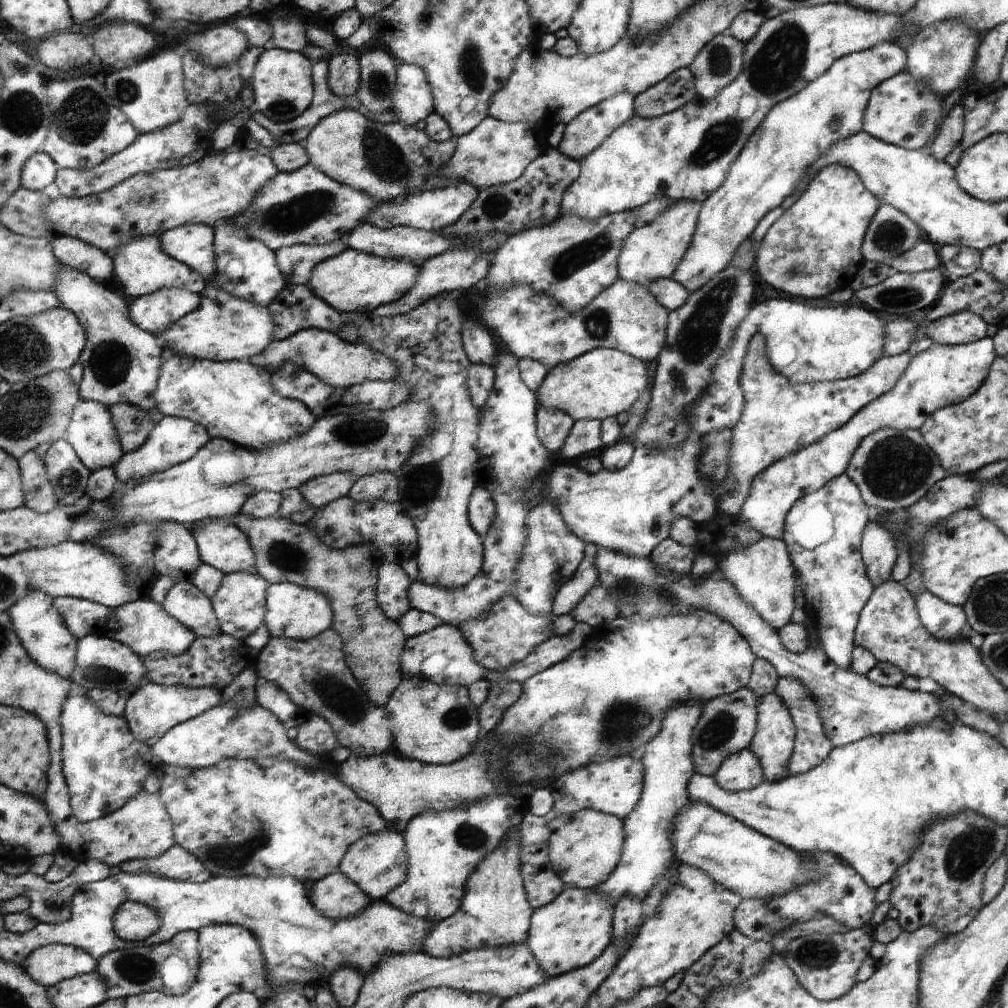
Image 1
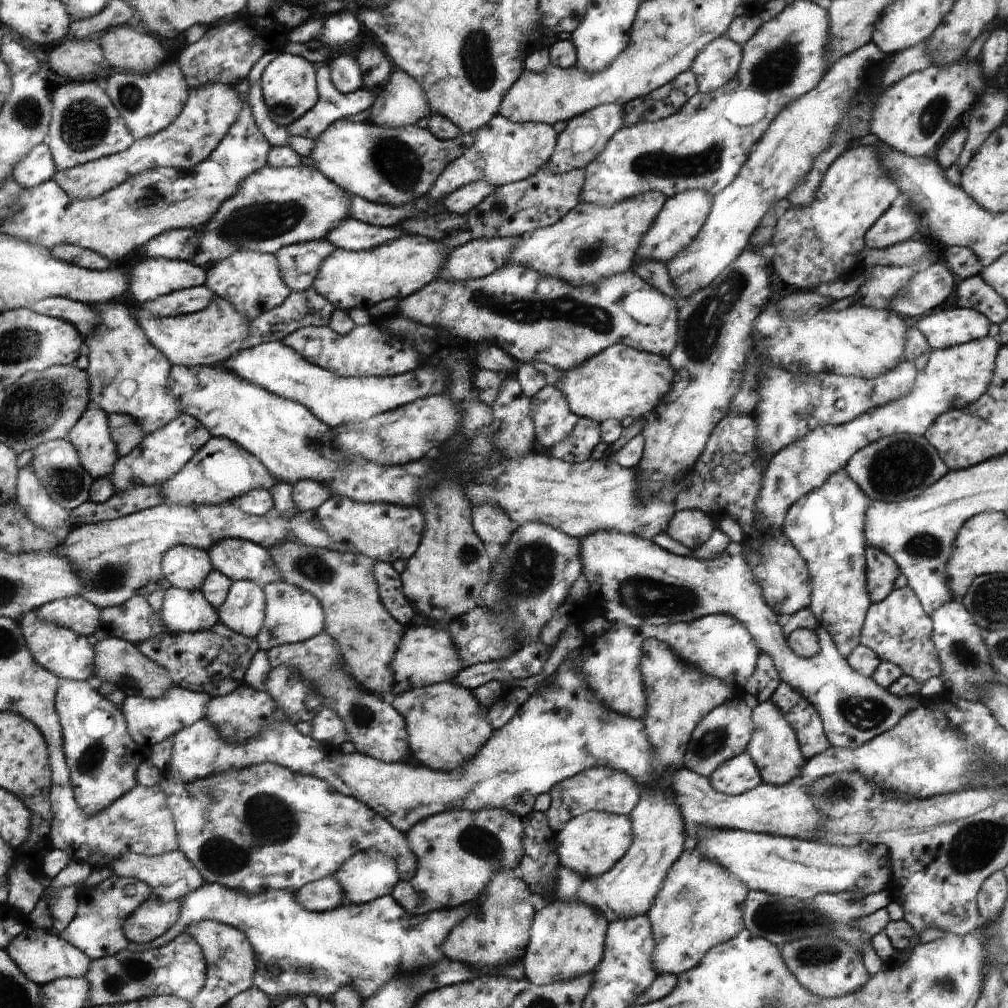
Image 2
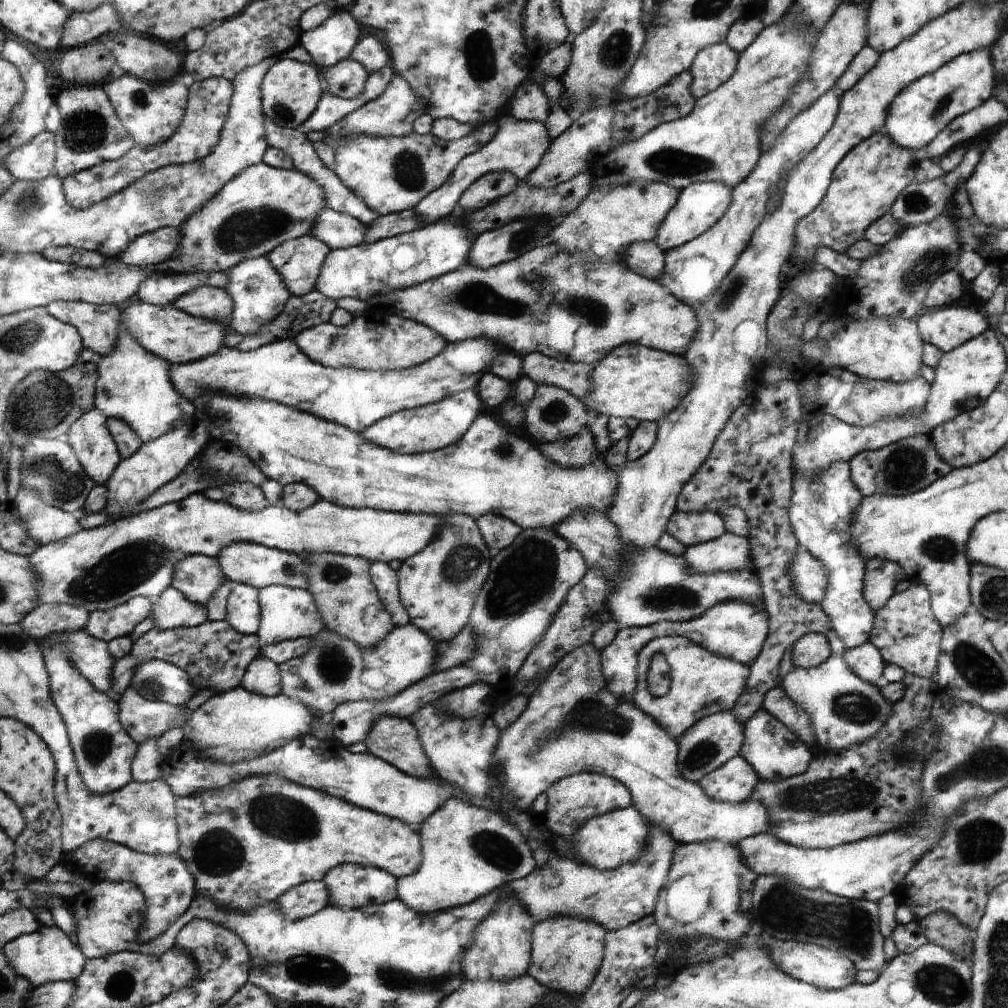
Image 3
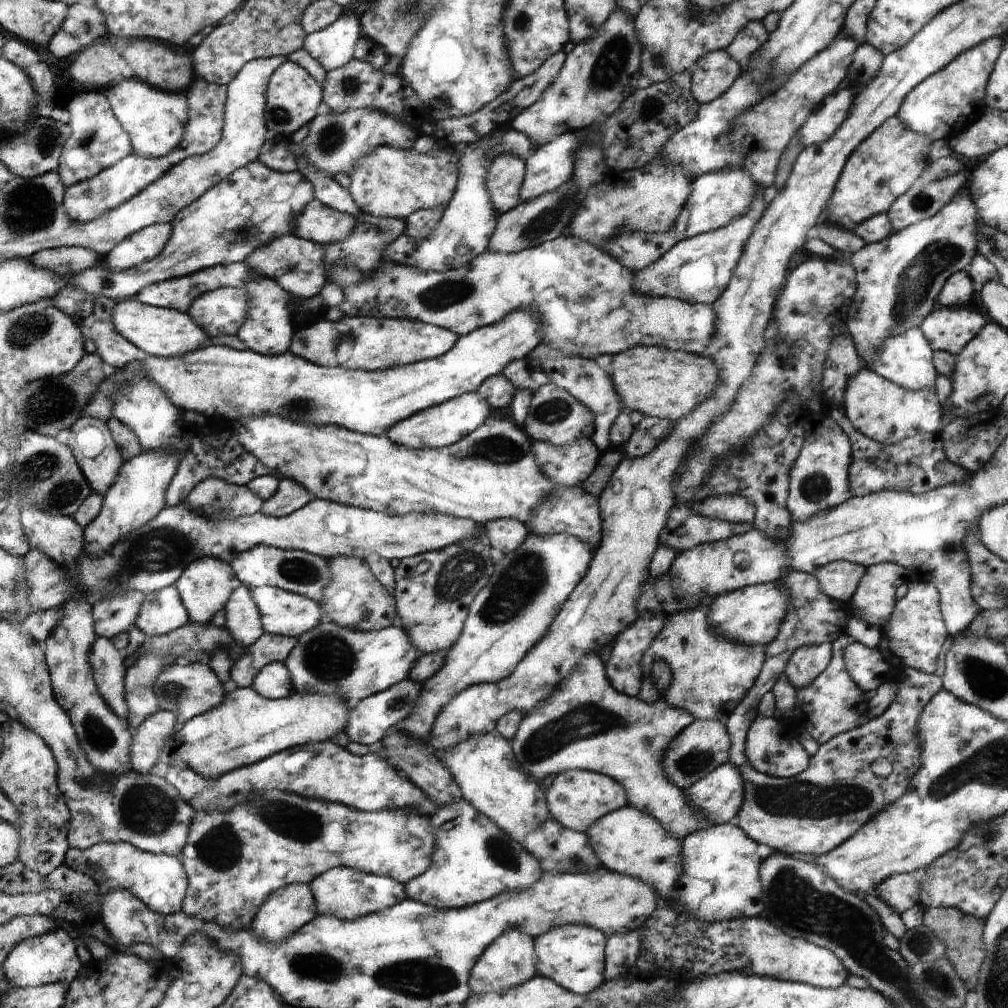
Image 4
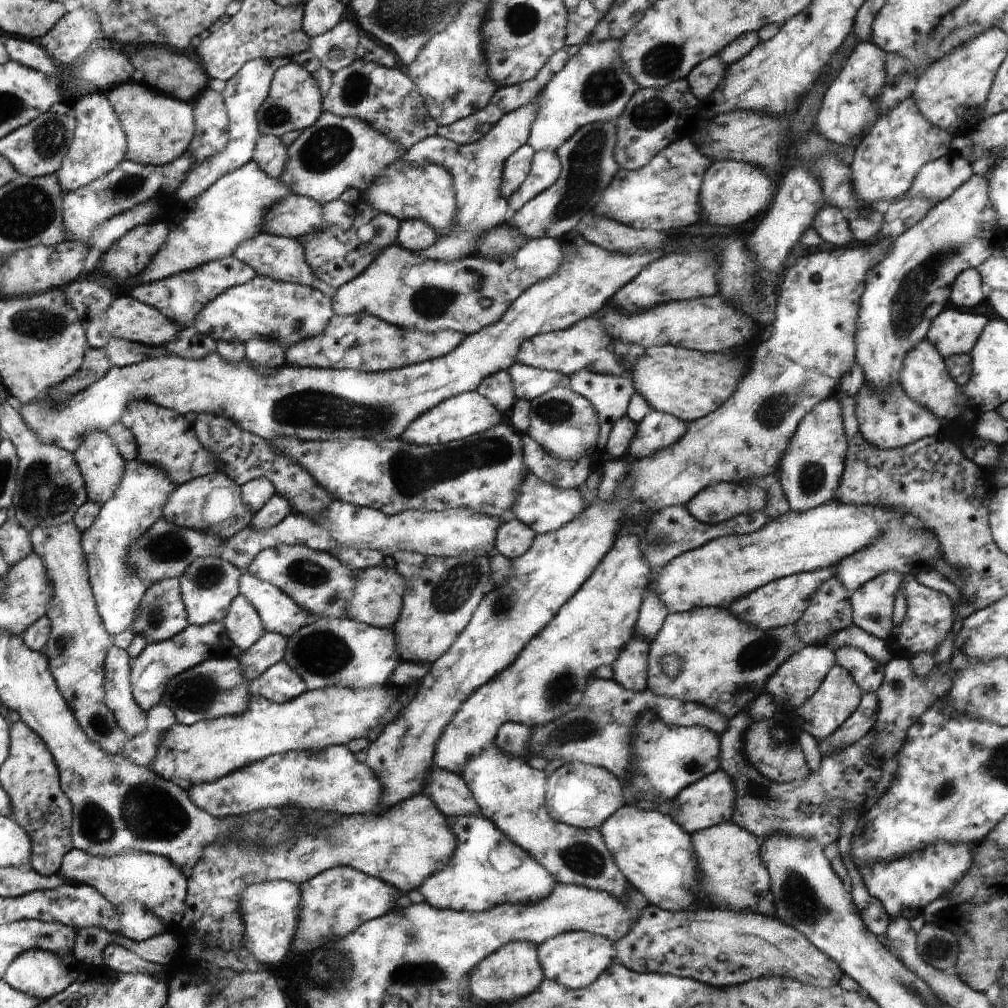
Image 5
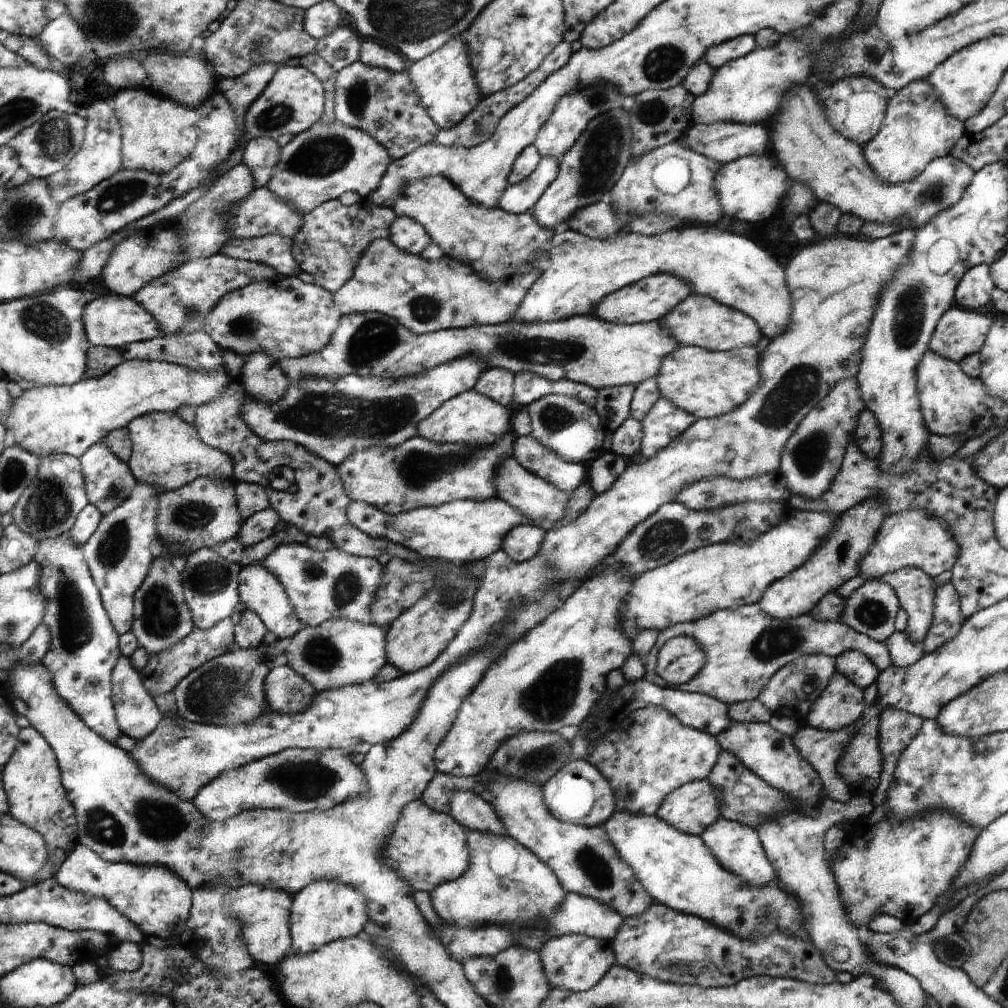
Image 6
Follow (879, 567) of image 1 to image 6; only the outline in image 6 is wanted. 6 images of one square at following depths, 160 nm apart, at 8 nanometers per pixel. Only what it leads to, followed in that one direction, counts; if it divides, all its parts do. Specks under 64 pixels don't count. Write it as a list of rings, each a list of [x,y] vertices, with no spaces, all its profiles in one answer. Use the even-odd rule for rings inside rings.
[[[886,580],[865,581],[846,599],[842,621],[871,640],[887,642],[896,632],[894,618],[898,612],[897,593]]]

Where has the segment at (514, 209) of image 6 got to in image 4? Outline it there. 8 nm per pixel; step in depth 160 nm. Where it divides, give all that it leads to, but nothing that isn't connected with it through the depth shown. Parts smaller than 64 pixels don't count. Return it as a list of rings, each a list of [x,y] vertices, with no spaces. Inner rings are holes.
[[[565,132],[552,143],[538,147],[526,161],[520,202],[536,199],[565,183],[572,176],[573,152],[579,146],[575,132]]]

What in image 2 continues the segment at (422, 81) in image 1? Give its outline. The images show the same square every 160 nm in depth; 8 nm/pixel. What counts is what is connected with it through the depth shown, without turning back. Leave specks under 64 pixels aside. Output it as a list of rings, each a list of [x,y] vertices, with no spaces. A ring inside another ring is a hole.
[[[398,69],[389,80],[388,86],[375,98],[374,104],[367,110],[368,116],[365,122],[379,127],[410,127],[418,120],[432,114],[427,103],[422,87],[411,77]]]

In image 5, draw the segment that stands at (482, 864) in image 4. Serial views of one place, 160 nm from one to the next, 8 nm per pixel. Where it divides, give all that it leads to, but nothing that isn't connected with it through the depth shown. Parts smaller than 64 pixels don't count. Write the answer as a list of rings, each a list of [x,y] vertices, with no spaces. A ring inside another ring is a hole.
[[[464,814],[461,816],[450,816],[448,818],[450,832],[457,838],[457,848],[450,856],[450,862],[434,872],[429,879],[417,889],[425,896],[425,903],[433,908],[450,908],[454,911],[485,912],[498,904],[536,904],[550,896],[556,881],[545,868],[542,868],[536,858],[529,856],[524,849],[513,844],[492,821],[477,814]]]

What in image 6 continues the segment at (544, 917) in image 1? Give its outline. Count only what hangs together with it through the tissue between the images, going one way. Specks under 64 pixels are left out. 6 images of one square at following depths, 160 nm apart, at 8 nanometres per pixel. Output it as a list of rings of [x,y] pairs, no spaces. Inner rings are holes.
[[[570,934],[546,940],[540,948],[541,962],[550,986],[566,988],[571,992],[590,990],[604,979],[606,972],[616,963],[613,940],[599,940],[592,936]]]

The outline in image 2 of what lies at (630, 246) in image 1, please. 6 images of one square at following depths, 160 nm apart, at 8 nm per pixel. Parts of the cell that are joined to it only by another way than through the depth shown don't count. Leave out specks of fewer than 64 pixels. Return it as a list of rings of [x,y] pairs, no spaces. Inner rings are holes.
[[[700,189],[684,191],[668,198],[652,228],[647,232],[634,263],[637,263],[638,259],[654,259],[667,266],[667,262],[676,258],[697,238],[710,216],[713,204],[714,194]]]

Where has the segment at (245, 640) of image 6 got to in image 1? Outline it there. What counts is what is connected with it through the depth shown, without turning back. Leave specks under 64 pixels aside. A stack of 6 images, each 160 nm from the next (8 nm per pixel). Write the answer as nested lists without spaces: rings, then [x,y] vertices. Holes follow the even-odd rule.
[[[256,573],[225,574],[216,594],[210,598],[221,632],[243,641],[262,626],[268,612],[268,588],[269,582],[265,577]]]

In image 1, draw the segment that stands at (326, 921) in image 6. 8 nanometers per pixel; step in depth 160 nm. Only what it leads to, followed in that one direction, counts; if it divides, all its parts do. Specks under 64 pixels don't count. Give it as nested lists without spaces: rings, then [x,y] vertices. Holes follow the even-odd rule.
[[[388,826],[373,835],[366,835],[350,846],[349,852],[341,860],[339,870],[357,884],[370,900],[384,900],[386,895],[408,878],[408,852],[404,834]]]

